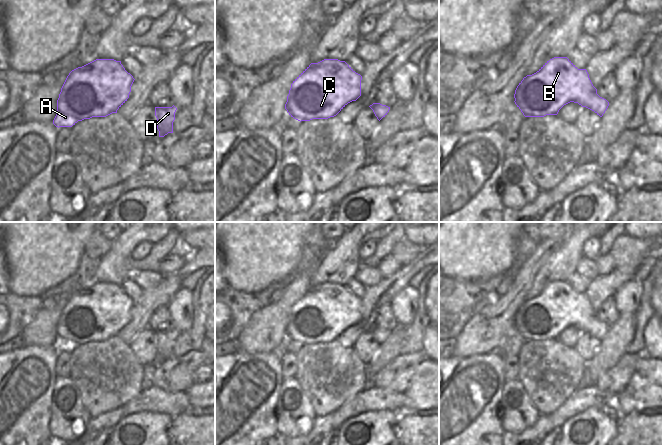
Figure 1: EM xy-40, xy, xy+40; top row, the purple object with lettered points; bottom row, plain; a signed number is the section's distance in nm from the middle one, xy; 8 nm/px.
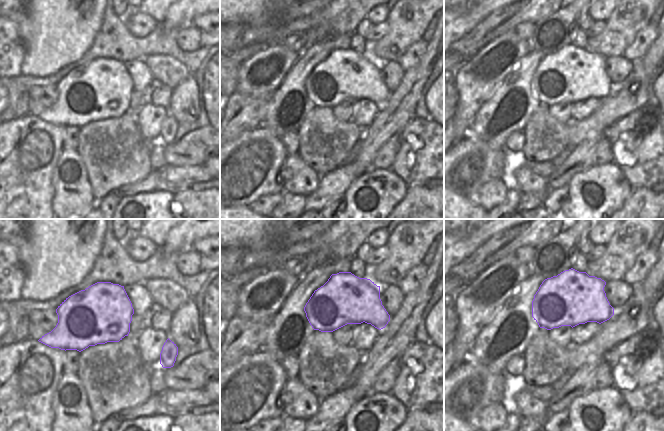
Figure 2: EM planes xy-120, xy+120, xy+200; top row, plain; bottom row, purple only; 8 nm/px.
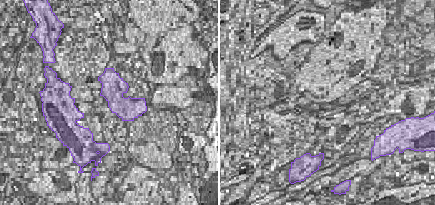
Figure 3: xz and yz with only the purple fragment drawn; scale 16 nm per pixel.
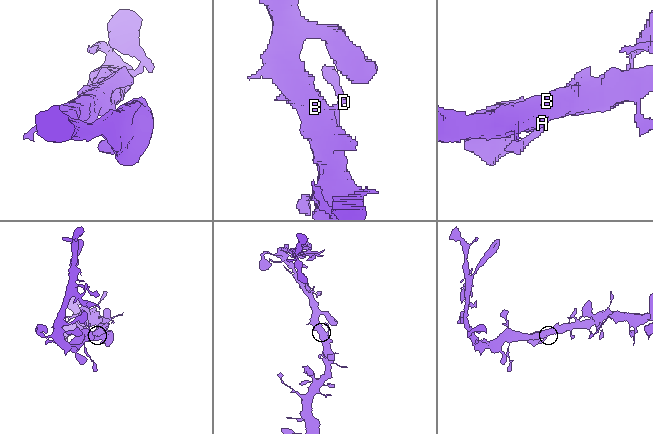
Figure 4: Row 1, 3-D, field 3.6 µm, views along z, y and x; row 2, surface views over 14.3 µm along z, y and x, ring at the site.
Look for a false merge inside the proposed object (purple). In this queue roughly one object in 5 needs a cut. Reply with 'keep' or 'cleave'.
keep

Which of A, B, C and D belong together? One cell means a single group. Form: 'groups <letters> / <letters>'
groups A B C D

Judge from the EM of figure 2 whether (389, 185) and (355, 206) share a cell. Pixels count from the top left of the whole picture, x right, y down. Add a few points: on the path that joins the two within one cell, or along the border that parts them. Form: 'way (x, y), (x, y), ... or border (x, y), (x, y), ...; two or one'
way (377, 188), (364, 185), (359, 187), (354, 194); one

